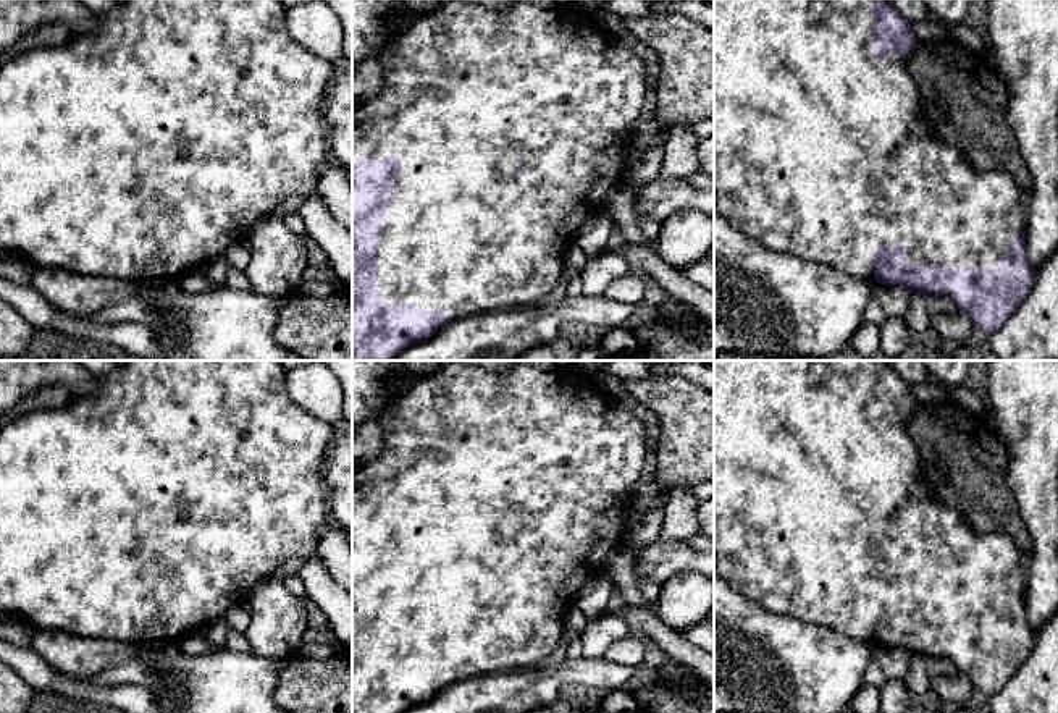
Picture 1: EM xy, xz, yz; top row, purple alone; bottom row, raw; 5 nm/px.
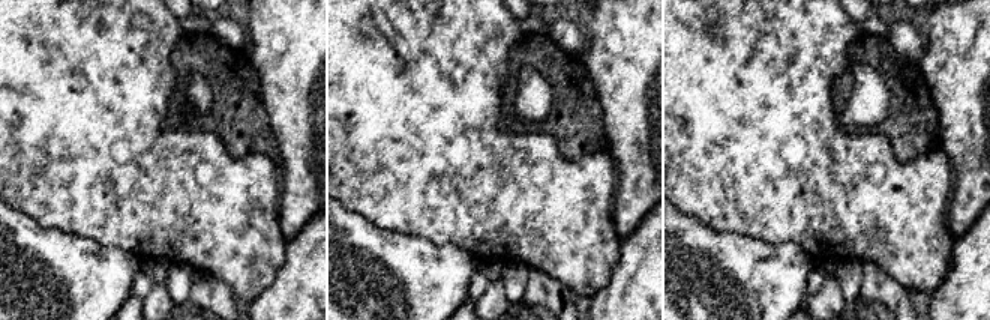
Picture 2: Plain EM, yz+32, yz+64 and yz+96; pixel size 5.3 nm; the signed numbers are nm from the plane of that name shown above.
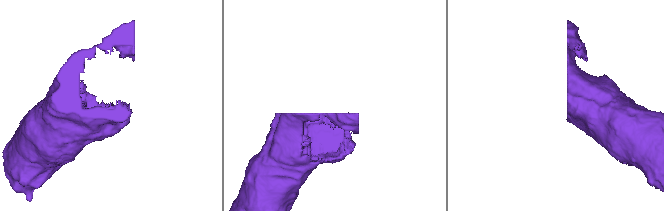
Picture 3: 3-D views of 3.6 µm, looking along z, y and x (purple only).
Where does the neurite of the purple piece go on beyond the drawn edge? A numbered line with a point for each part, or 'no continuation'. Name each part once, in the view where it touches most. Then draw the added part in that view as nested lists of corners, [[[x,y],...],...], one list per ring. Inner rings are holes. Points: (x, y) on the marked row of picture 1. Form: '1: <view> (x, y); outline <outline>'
1: xz (470, 96); outline [[[451,0],[410,23],[378,58],[383,89],[360,105],[352,105],[352,158],[401,158],[393,205],[384,213],[378,241],[378,276],[383,302],[409,302],[418,310],[446,310],[447,322],[486,312],[538,306],[559,283],[564,252],[578,228],[602,213],[612,194],[625,183],[622,158],[633,146],[636,121],[648,91],[646,68],[638,55],[620,47],[569,6],[543,8],[519,0],[507,8],[489,10],[477,3]]]

